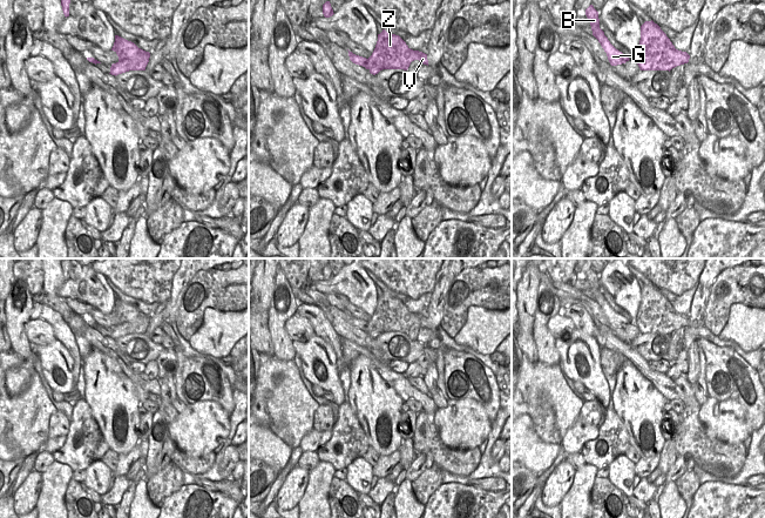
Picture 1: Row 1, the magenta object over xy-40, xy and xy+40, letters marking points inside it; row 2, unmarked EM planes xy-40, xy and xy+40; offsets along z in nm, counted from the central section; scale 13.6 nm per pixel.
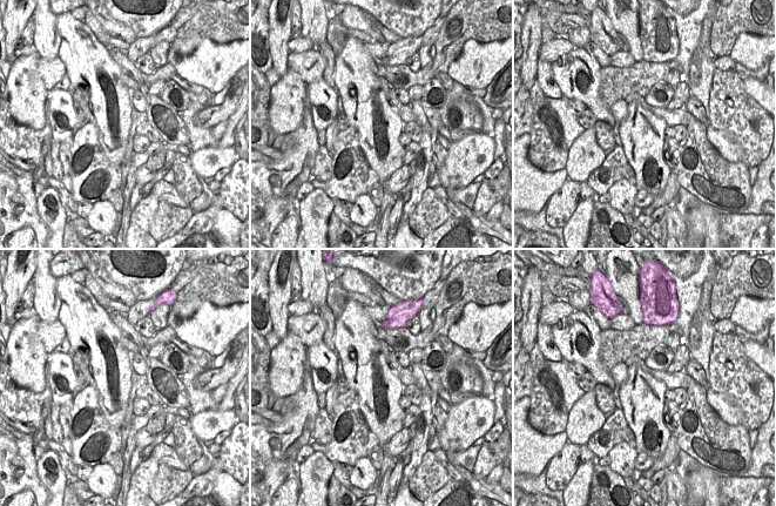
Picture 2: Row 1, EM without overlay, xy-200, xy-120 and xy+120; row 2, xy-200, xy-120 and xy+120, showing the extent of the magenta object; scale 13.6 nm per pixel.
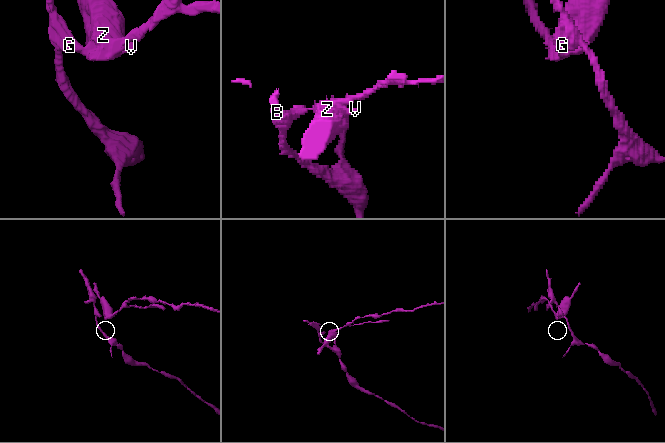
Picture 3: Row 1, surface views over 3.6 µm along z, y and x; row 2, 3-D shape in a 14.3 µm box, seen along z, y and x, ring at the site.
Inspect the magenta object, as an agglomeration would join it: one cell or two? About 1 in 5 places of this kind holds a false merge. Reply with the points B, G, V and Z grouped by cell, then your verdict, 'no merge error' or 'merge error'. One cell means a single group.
B G / V Z; merge error

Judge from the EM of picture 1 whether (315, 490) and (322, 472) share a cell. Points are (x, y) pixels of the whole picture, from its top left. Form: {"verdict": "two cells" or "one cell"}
{"verdict": "one cell"}

